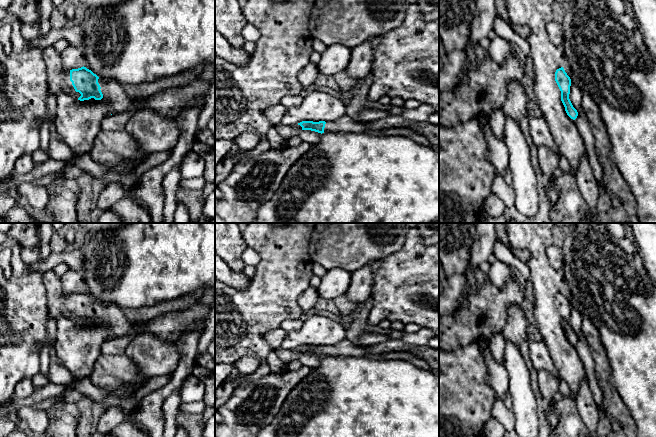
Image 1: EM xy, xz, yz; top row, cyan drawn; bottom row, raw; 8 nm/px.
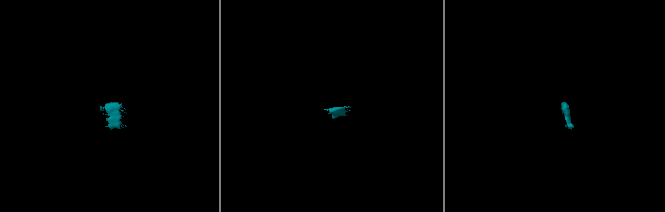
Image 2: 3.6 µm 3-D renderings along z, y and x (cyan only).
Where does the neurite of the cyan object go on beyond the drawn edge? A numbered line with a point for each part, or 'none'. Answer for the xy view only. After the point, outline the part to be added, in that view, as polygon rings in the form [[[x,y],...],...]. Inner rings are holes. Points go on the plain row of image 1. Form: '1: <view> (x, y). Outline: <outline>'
1: xy (58, 303). Outline: [[[53,269],[43,274],[43,282],[47,291],[47,307],[51,316],[58,321],[62,315],[75,314],[70,305],[70,294],[63,292],[61,281]]]
2: xy (113, 316). Outline: [[[99,302],[98,307],[104,324],[112,329],[112,339],[125,336],[130,332],[133,323],[127,319],[123,311],[115,304]]]

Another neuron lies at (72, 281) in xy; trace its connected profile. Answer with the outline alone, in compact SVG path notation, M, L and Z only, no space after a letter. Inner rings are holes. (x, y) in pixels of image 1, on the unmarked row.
M68 269L60 277L60 281L65 294L78 293L85 288L84 274L82 271Z

